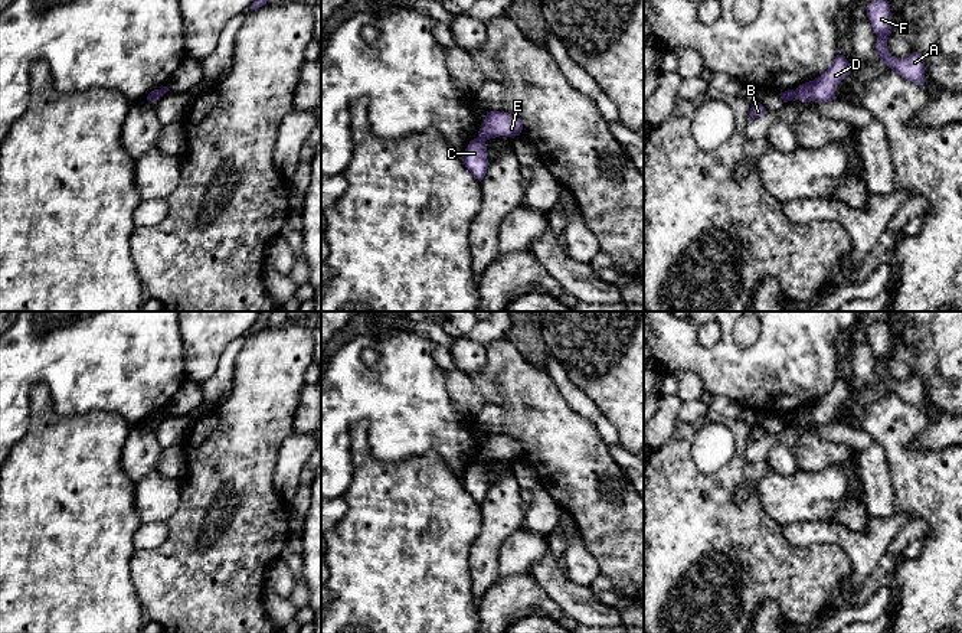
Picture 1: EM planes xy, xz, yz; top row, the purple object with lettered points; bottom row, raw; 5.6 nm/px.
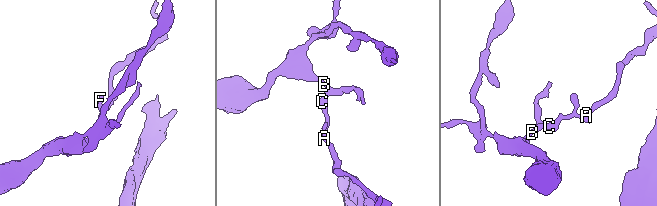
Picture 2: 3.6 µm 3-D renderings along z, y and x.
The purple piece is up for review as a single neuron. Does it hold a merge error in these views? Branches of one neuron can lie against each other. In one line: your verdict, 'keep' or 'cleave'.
cleave

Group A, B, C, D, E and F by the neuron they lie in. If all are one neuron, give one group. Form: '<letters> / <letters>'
A C D F / B E

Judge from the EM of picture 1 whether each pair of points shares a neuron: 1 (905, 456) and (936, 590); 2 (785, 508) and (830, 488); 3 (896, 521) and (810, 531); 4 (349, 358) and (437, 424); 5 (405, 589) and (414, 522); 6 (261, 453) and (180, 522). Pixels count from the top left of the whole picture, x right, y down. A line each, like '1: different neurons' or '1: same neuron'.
1: same neuron
2: same neuron
3: same neuron
4: same neuron
5: same neuron
6: same neuron

